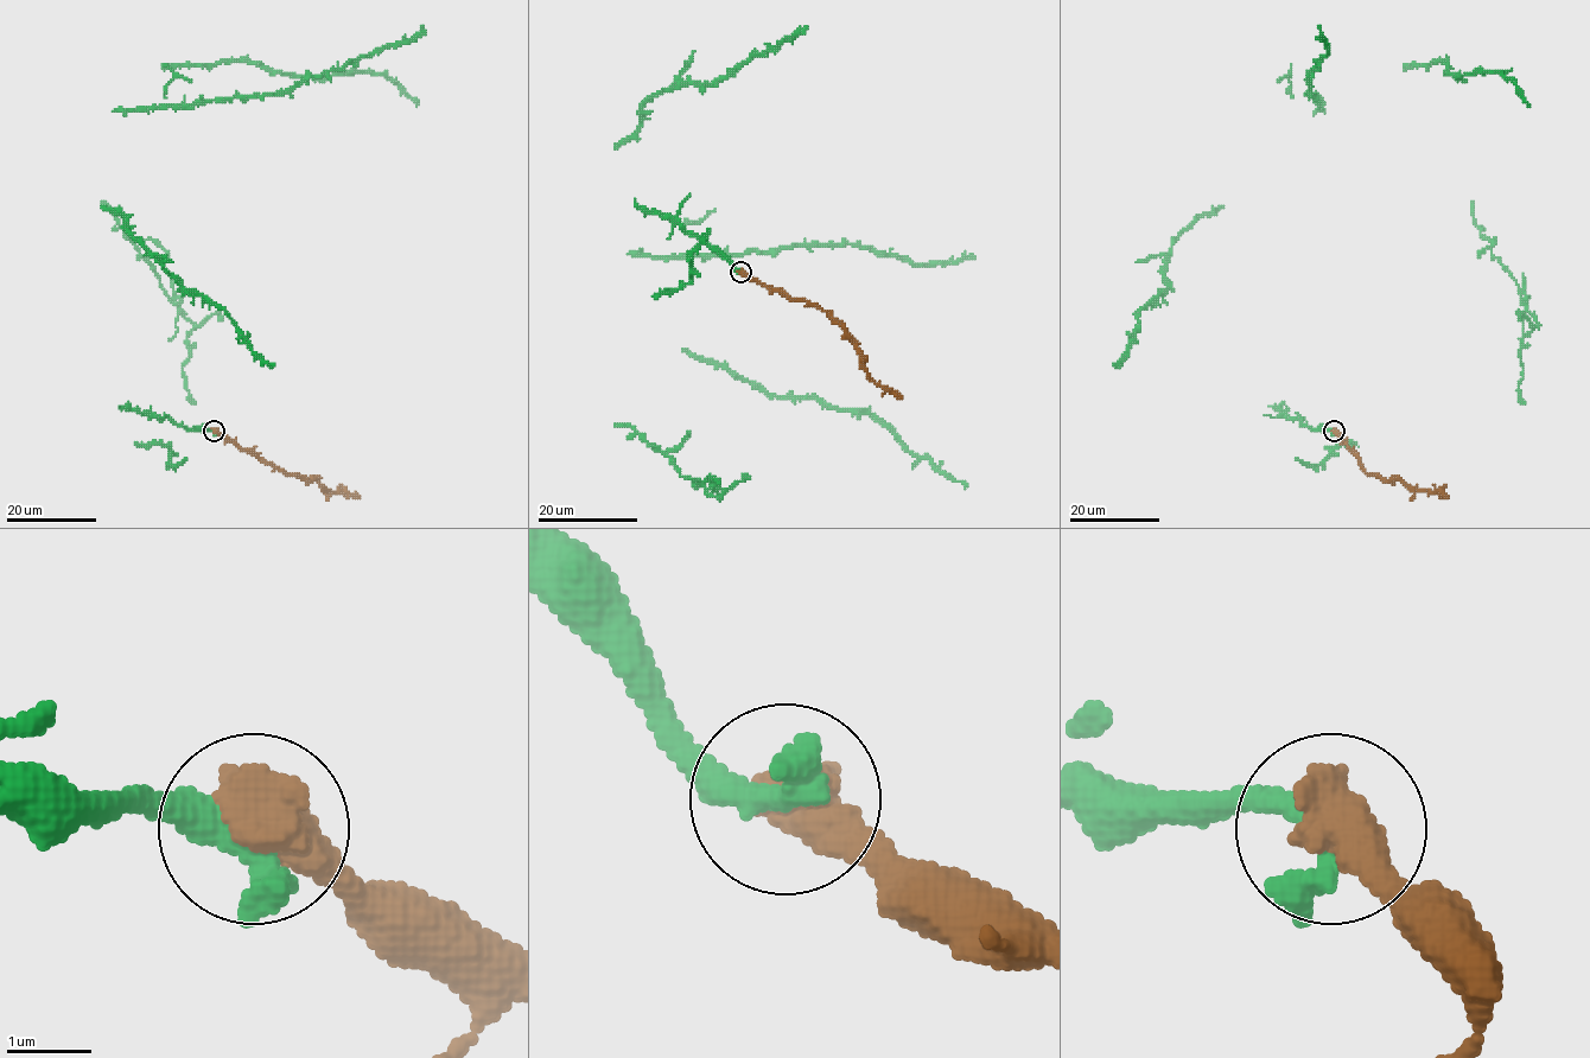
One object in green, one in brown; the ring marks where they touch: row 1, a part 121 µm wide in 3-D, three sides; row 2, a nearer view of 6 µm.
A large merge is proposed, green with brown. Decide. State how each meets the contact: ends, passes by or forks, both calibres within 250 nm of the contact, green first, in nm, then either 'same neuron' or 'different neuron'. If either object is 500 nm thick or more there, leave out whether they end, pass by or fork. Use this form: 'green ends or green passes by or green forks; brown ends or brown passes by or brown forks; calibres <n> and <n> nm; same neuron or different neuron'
calibres 480 and 750 nm; same neuron

